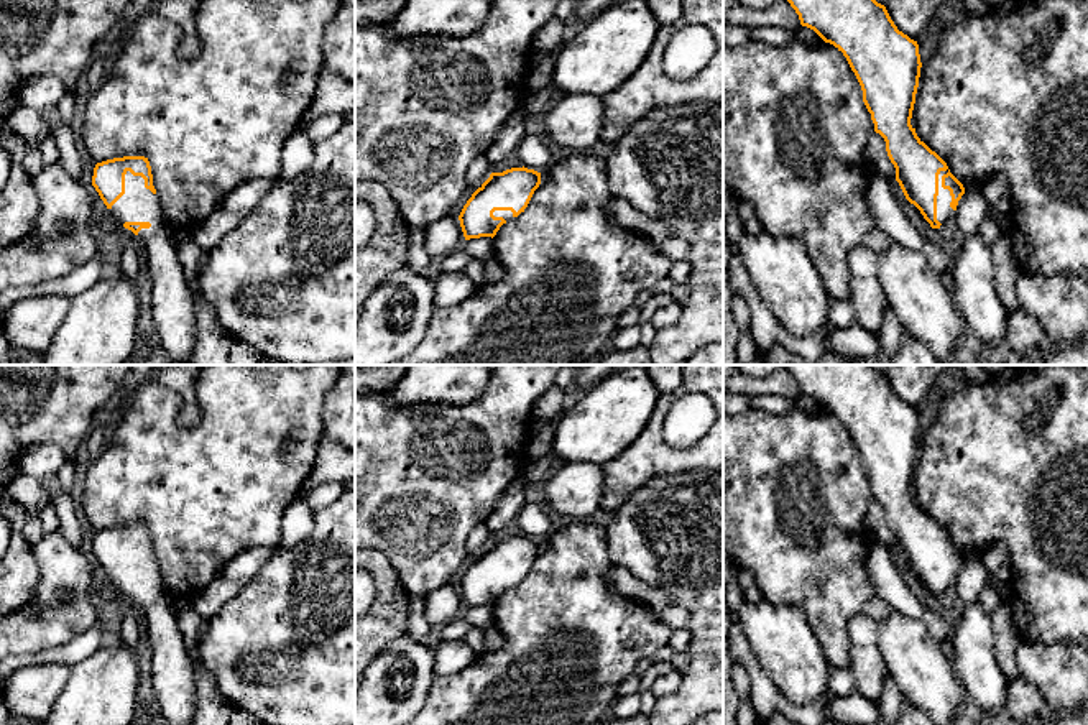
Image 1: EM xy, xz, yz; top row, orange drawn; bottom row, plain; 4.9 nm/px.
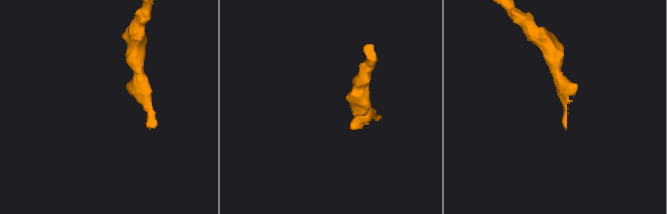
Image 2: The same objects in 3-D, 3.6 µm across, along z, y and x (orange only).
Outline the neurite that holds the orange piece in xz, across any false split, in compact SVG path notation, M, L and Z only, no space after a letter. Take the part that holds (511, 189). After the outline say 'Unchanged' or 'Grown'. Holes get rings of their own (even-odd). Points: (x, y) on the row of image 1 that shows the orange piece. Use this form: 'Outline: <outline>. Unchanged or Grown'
Outline: M524 166L491 173L459 215L465 240L493 238L503 224L524 212L539 184L541 173Z. Grown

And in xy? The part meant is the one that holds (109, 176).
Outline: M123 156L97 163L92 186L113 219L141 240L145 278L153 286L156 334L173 363L187 365L197 339L192 296L171 243L173 229L163 217L148 158Z. Grown

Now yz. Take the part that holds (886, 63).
Outline: M876 0L787 2L799 15L802 26L814 30L825 43L843 53L861 85L863 102L871 113L874 132L886 141L887 156L896 168L896 181L906 199L920 210L932 229L940 229L955 217L965 187L911 125L922 67L917 41L899 31L886 7Z. Grown

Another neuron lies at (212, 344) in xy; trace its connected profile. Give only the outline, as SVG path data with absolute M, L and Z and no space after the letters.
M177 229L177 256L192 296L197 339L187 365L230 365L230 335L219 324L214 309L197 293L197 275L205 252L194 242L192 232Z

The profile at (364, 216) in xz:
M355 202L355 248L367 245L373 235L375 217L367 202Z

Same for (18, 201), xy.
M0 132L0 148L10 155L12 168L0 189L0 252L25 238L35 227L39 201L33 178L25 171L26 141L12 132Z

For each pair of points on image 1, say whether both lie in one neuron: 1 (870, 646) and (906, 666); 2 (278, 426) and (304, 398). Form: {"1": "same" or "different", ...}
{"1": "different", "2": "same"}

